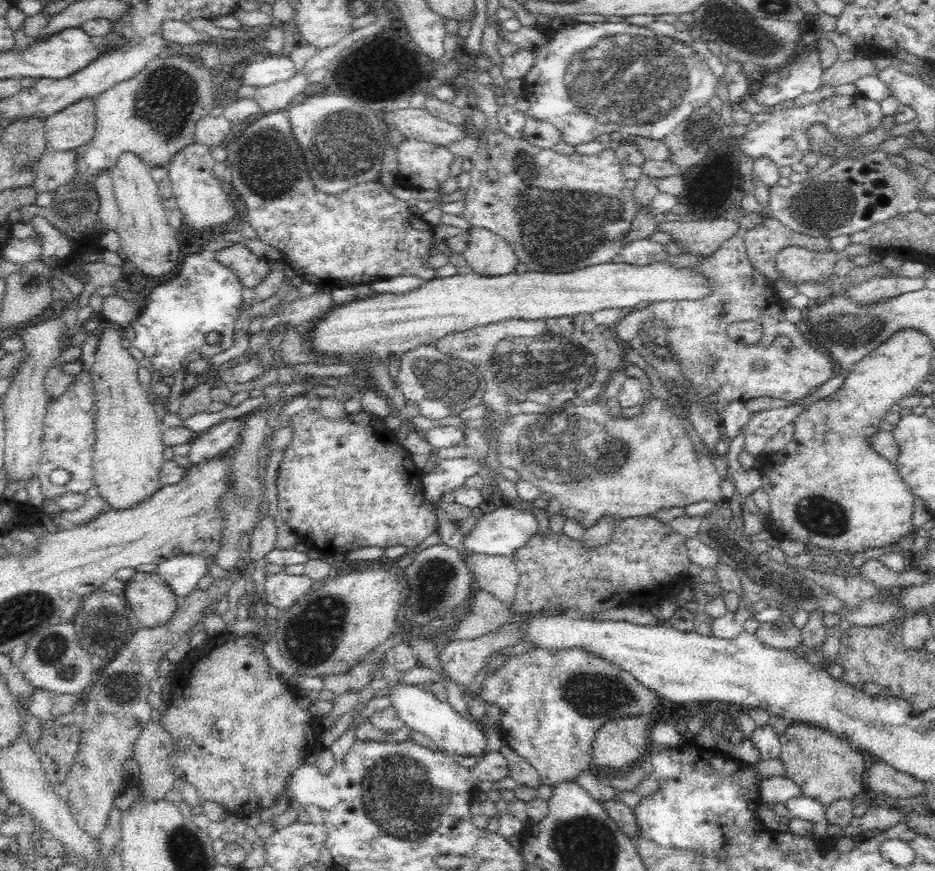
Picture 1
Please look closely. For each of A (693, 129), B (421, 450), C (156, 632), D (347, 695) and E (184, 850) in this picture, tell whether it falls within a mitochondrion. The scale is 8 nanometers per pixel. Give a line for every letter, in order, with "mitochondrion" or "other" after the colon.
A: mitochondrion
B: other
C: other
D: other
E: mitochondrion

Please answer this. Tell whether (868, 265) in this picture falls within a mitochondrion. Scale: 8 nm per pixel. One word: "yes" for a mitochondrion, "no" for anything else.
no

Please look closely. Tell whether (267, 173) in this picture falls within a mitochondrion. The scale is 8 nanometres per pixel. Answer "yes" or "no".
yes

